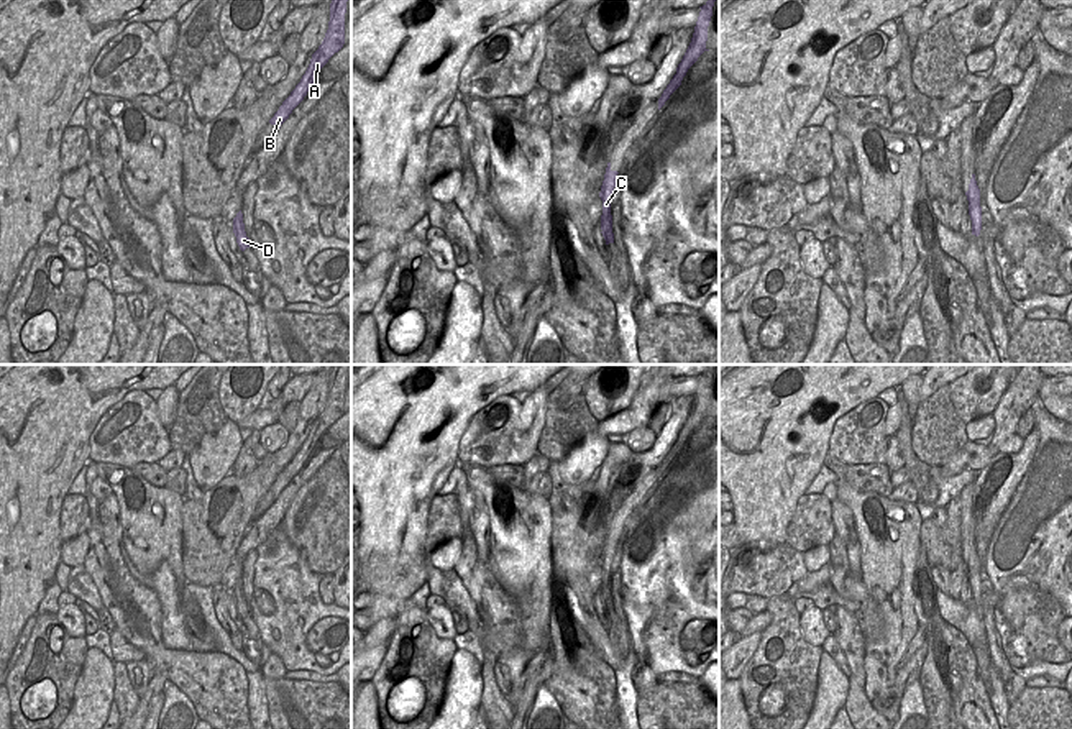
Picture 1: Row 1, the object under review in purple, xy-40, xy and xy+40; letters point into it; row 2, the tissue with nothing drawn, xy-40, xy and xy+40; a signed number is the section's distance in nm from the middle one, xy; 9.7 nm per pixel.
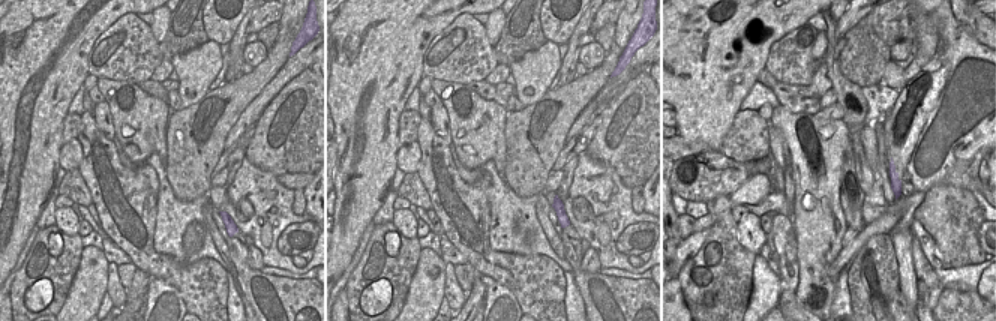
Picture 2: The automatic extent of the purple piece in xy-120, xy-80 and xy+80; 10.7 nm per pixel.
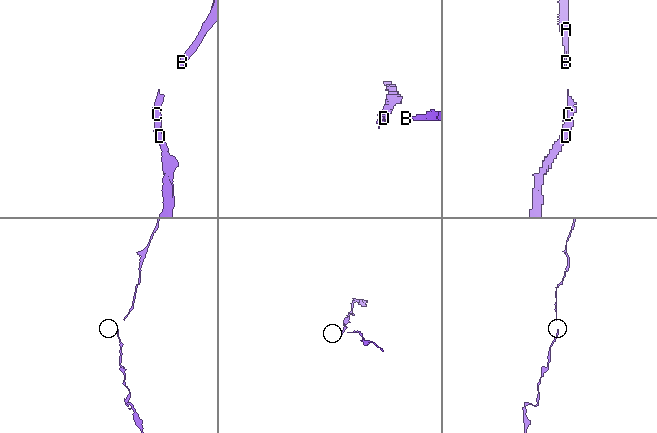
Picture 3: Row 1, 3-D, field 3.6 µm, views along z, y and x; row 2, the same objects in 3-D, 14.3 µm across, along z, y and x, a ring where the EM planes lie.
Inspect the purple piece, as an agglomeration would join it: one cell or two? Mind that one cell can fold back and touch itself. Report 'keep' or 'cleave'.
keep

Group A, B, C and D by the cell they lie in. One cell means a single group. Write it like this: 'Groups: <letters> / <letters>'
Groups: A B C D.

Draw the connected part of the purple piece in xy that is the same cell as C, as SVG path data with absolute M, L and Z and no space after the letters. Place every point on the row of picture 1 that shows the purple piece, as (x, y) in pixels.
M607 163L604 181L601 186L599 197L602 200L602 215L601 215L601 233L606 240L606 245L614 243L614 233L612 233L612 215L611 215L611 197L612 190L617 184L617 171L611 169L611 163Z

